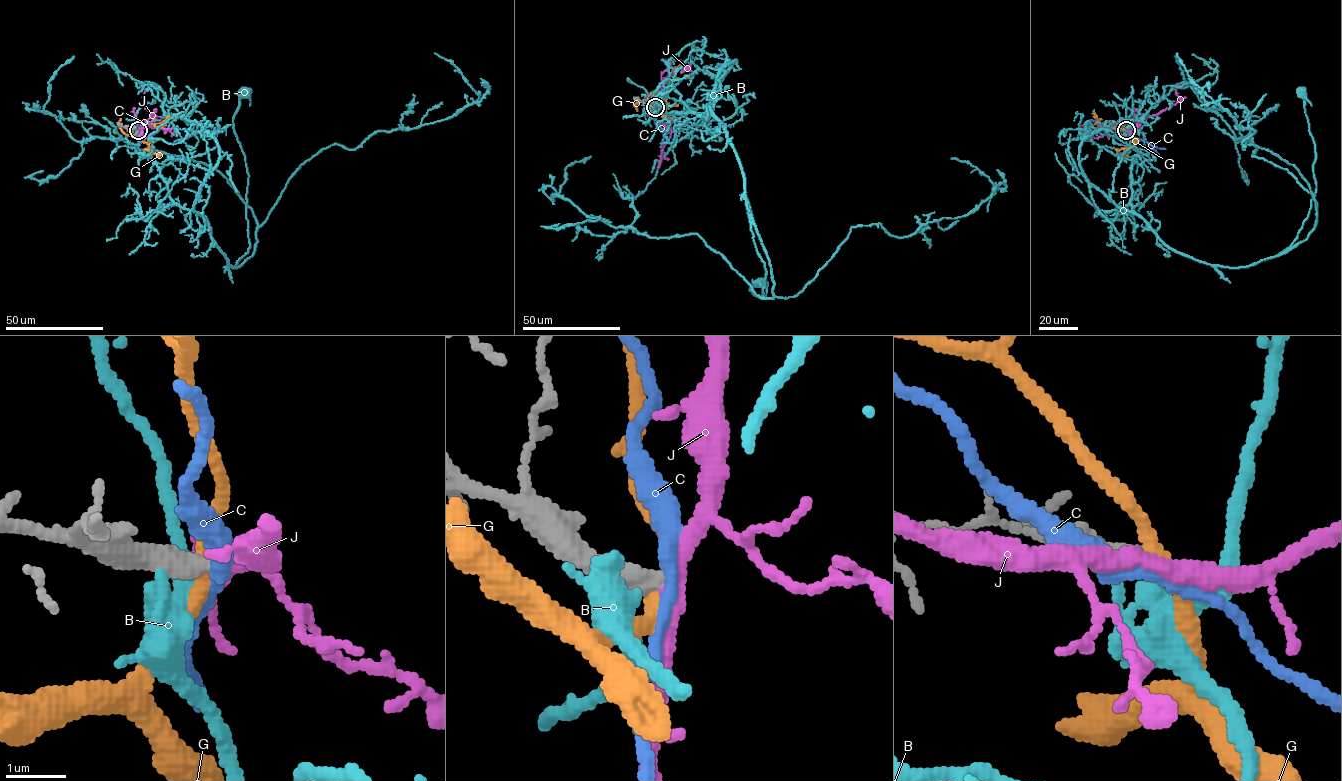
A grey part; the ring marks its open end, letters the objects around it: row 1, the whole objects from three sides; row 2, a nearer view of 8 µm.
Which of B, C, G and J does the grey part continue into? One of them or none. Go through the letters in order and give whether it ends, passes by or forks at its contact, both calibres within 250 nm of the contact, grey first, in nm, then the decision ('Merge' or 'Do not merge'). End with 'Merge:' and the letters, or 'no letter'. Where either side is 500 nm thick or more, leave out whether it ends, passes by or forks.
B: Thickness 550 nm (grey) against 240 nm. Do not merge
C: It passes by. Thickness 380 nm (grey) against 260 nm. Do not merge
G: It passes by. Thickness 420 nm (grey) against 240 nm. Do not merge
J: It passes by. Thickness 380 nm (grey) against 320 nm. Do not merge
Merge: no letter

